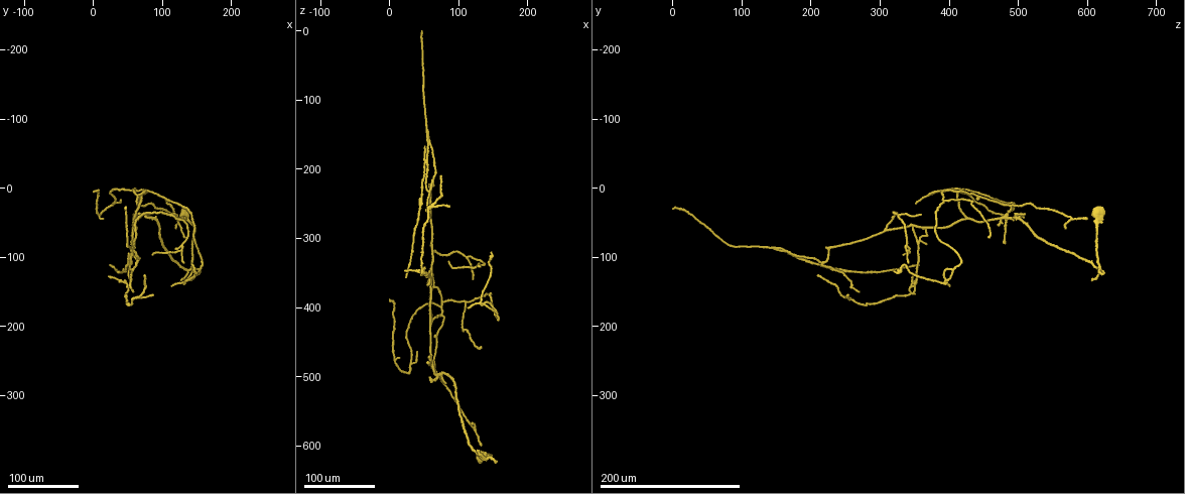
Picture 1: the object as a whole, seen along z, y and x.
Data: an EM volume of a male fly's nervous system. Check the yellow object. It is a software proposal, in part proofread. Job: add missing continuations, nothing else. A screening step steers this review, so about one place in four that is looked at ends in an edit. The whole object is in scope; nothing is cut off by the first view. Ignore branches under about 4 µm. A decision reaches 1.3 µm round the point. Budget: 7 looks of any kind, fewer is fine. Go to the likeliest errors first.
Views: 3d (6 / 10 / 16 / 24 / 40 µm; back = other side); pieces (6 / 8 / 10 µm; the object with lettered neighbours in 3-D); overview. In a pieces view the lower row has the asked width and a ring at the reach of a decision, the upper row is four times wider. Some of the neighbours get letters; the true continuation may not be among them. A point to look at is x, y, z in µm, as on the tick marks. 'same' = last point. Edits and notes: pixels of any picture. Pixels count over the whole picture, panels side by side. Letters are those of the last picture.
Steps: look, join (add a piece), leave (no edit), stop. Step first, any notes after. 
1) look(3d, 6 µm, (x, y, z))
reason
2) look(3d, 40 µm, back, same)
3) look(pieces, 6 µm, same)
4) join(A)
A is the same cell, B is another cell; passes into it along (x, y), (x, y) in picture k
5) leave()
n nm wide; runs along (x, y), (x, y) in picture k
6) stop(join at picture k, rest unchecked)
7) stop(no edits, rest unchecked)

look(3d, 40 µm, (55, 85, 145))
long arm stops here

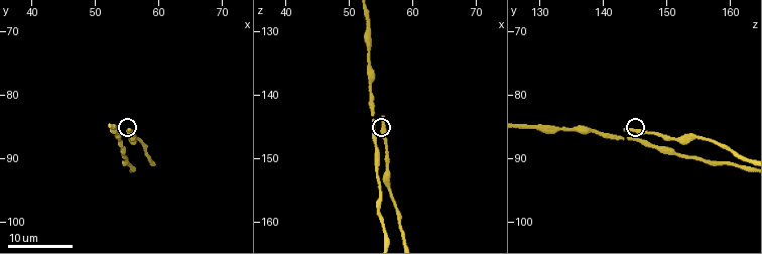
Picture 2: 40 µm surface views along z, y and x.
look(pieces, 10 µm, (55.5, 85.5, 143.5))

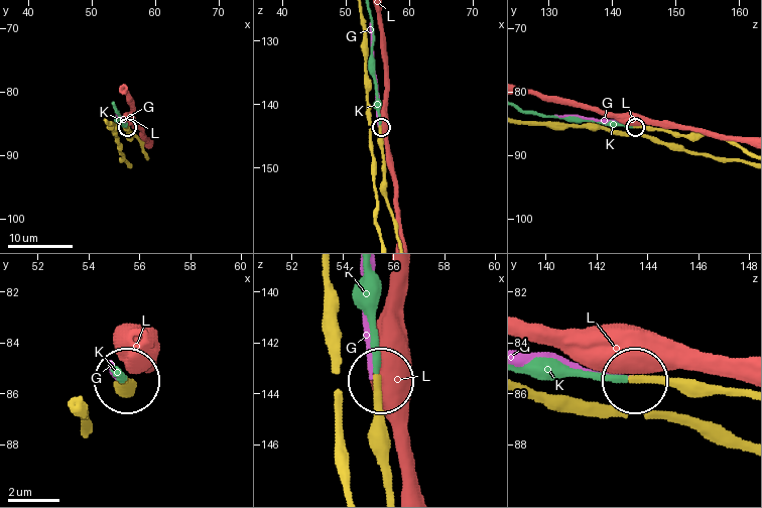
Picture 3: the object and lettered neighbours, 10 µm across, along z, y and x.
join(K)
290 nm wide; K is the same cell, G and L are other cells; it goes on there

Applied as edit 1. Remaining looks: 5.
look(overview)
redraw

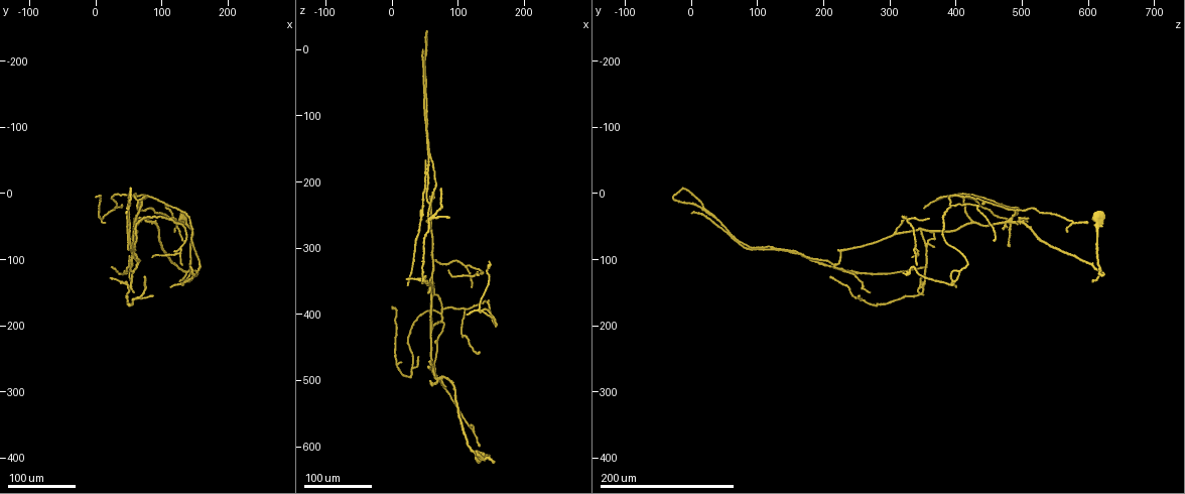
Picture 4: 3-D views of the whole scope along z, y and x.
look(3d, 24 µm, (125, 35, 360))
thin end

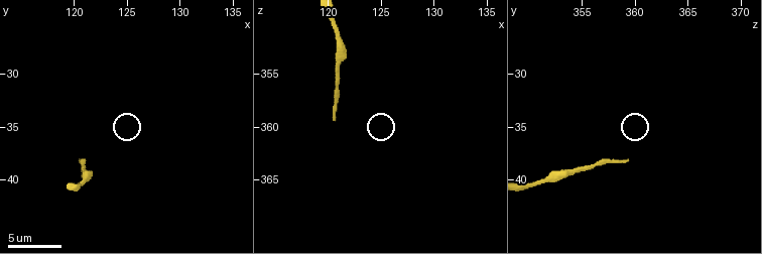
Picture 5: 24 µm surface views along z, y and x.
look(pieces, 8 µm, (120.6, 38.2, 359.2))

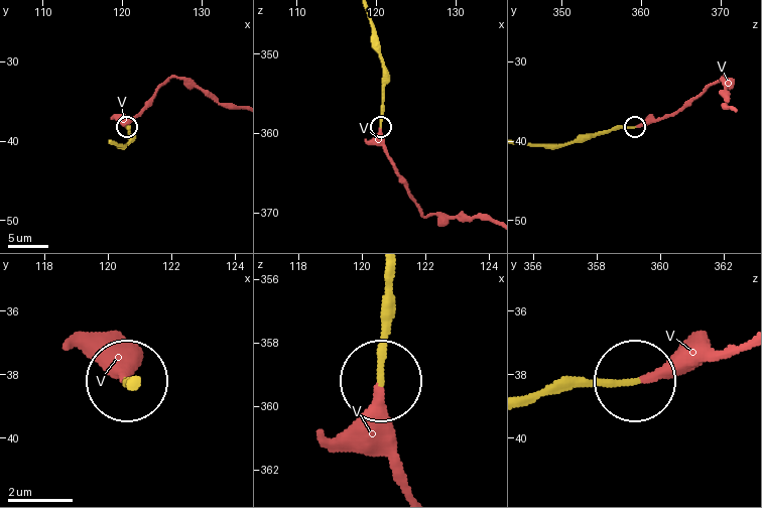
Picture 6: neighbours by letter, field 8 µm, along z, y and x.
join(V)
180 nm wide; V is the same cell; passes into it along (388, 301), (380, 420), (401, 485) in picture 6; the neuron continues

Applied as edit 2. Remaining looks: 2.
look(3d, 40 µm, (25, 115, 355))
an open end

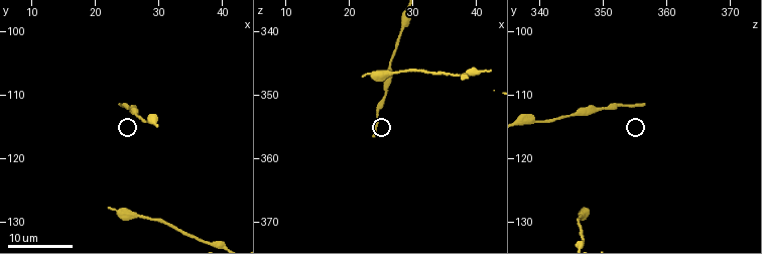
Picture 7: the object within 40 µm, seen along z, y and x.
look(pieces, 10 µm, (24.0, 111.5, 356.0))

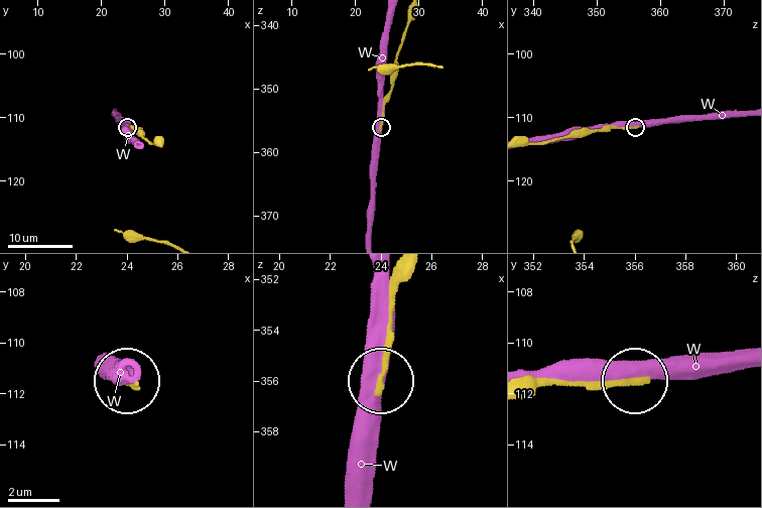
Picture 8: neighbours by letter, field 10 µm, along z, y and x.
leave()
250 nm wide; W is another cell; runs along (539, 144), (600, 130), (635, 126) in picture 8; no lettered piece goes on from it

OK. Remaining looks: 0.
stop(join at picture 3, join at picture 6, rest unchecked)

